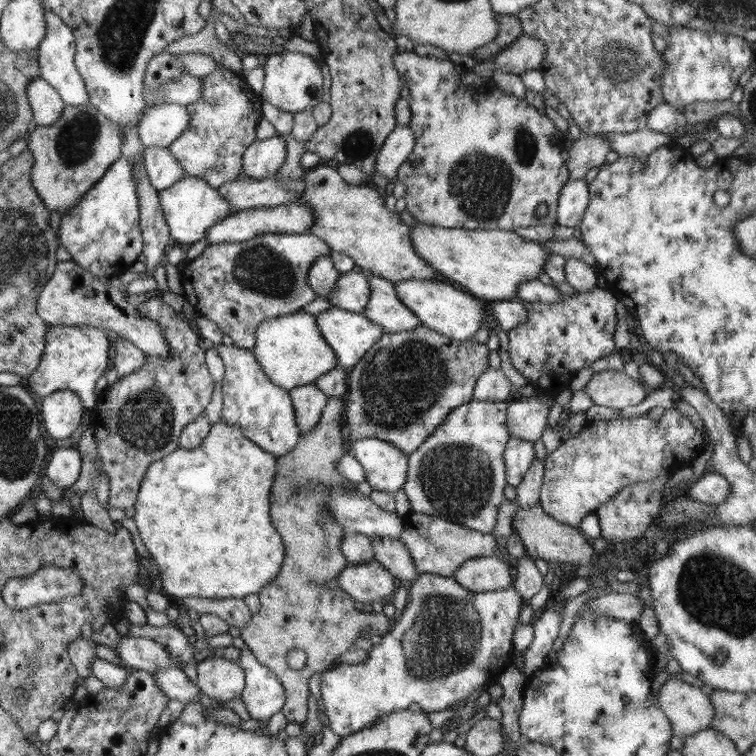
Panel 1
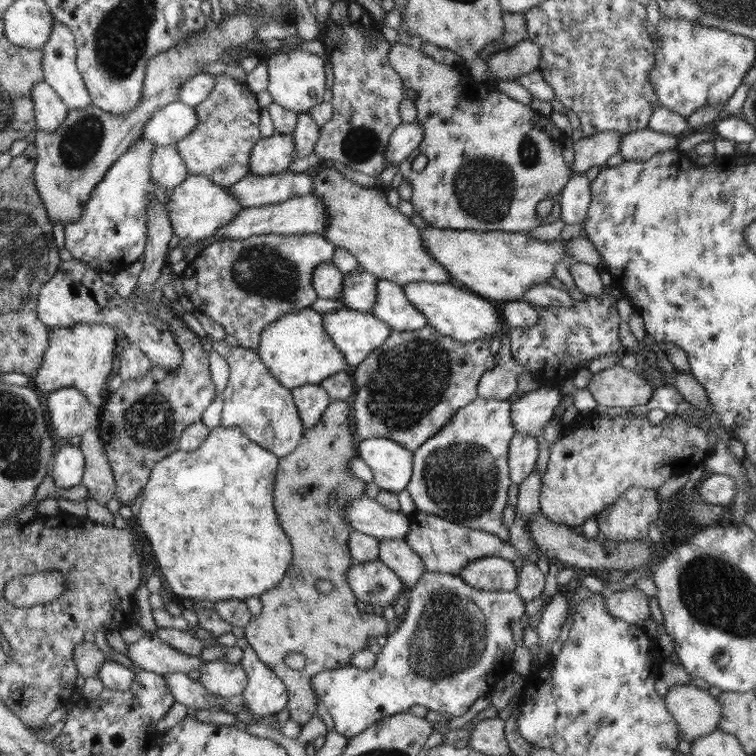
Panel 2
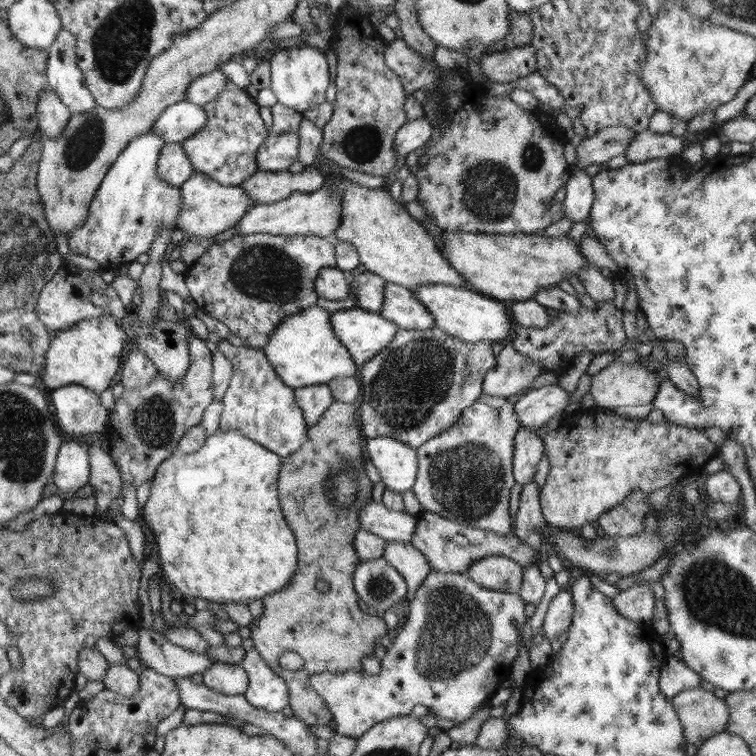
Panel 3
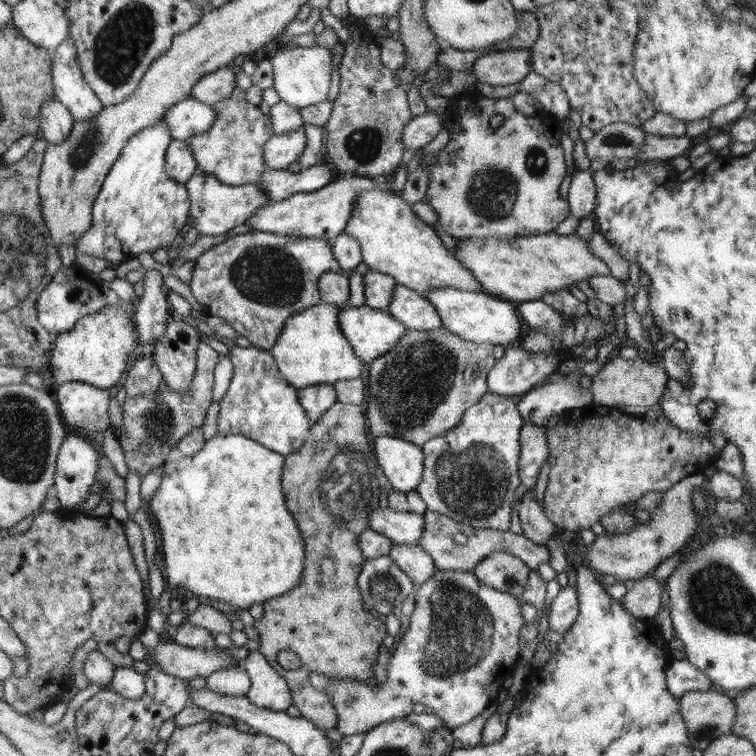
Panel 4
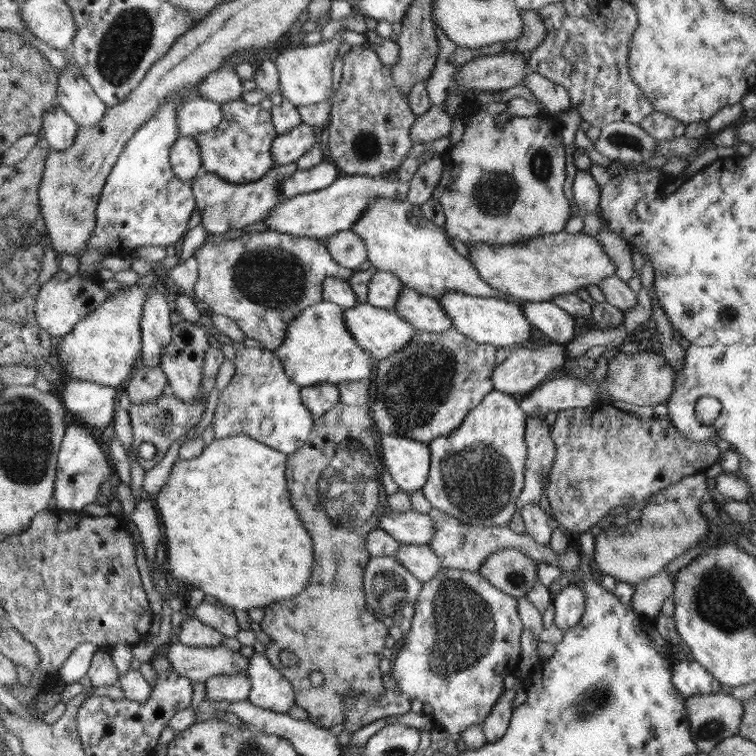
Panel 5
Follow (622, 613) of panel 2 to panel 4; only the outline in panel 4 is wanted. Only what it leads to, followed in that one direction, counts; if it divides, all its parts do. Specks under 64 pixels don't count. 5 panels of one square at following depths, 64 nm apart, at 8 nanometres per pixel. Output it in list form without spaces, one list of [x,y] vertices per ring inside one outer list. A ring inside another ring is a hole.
[[[645,577],[629,583],[629,592],[620,603],[634,617],[653,621],[662,606],[662,592],[664,590],[667,590],[665,581],[660,582],[656,578]]]

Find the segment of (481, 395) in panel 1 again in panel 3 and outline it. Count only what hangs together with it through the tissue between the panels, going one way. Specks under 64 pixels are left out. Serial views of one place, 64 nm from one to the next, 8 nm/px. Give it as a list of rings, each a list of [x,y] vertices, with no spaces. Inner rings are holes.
[[[505,343],[496,358],[496,365],[484,376],[482,393],[504,398],[523,393],[542,373],[544,367],[540,363],[524,357],[511,344]]]

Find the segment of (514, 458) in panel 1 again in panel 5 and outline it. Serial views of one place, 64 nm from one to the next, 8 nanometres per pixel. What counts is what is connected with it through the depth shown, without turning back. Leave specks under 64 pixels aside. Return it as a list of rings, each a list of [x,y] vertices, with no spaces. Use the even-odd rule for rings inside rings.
[[[527,417],[524,441],[528,447],[528,460],[524,470],[524,486],[516,498],[518,510],[526,504],[540,504],[552,464],[556,460],[556,443],[550,437],[550,428],[542,417]]]

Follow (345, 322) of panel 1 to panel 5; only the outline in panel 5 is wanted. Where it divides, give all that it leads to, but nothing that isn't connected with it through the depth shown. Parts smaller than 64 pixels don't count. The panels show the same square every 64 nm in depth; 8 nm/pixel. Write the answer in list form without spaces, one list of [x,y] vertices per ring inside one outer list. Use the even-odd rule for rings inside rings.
[[[368,302],[358,303],[354,308],[344,308],[344,323],[350,329],[356,343],[368,351],[376,362],[397,354],[398,350],[406,348],[408,342],[418,334],[418,330],[406,319],[400,317],[394,309],[381,309]]]

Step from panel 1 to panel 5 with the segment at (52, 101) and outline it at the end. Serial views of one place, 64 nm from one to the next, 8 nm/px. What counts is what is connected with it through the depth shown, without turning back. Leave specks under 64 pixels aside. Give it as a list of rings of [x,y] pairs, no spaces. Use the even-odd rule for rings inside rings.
[[[60,106],[48,110],[43,117],[41,135],[49,143],[52,151],[68,151],[74,145],[78,130],[78,124]]]

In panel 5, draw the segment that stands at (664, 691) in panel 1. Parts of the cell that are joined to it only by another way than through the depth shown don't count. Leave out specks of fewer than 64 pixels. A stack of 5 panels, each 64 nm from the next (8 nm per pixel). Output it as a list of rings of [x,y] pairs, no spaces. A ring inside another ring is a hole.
[[[722,693],[687,698],[690,733],[699,750],[710,753],[724,738],[738,735],[744,716],[743,702],[744,698]]]

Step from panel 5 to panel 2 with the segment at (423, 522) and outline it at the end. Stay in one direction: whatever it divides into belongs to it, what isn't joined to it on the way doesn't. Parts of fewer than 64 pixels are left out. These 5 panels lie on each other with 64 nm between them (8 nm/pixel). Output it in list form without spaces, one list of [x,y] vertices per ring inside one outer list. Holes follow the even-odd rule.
[[[366,494],[364,498],[354,498],[348,502],[344,508],[344,520],[354,531],[377,539],[402,540],[410,532],[409,515],[390,510]]]

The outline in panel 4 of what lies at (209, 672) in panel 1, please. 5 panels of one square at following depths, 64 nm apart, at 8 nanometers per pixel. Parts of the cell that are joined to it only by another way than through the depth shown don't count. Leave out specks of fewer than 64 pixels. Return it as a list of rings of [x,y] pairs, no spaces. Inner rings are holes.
[[[240,667],[212,672],[205,680],[208,689],[222,696],[245,697],[251,686],[248,673]]]

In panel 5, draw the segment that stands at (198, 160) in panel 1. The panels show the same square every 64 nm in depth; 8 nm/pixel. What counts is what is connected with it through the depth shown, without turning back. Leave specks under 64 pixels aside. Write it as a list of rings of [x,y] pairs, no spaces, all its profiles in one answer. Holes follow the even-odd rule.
[[[240,98],[230,102],[222,102],[221,110],[224,120],[214,131],[206,131],[195,136],[201,153],[202,166],[208,173],[220,175],[220,178],[233,183],[249,183],[262,178],[275,166],[271,149],[273,141],[278,135],[273,127],[271,111],[264,110],[261,104],[250,106]]]

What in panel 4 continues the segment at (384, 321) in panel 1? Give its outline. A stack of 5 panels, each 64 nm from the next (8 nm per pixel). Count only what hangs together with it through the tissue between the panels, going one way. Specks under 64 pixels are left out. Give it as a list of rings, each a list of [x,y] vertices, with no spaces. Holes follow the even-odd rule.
[[[396,284],[392,302],[386,310],[409,329],[428,331],[444,327],[438,309],[428,297],[401,284]]]

